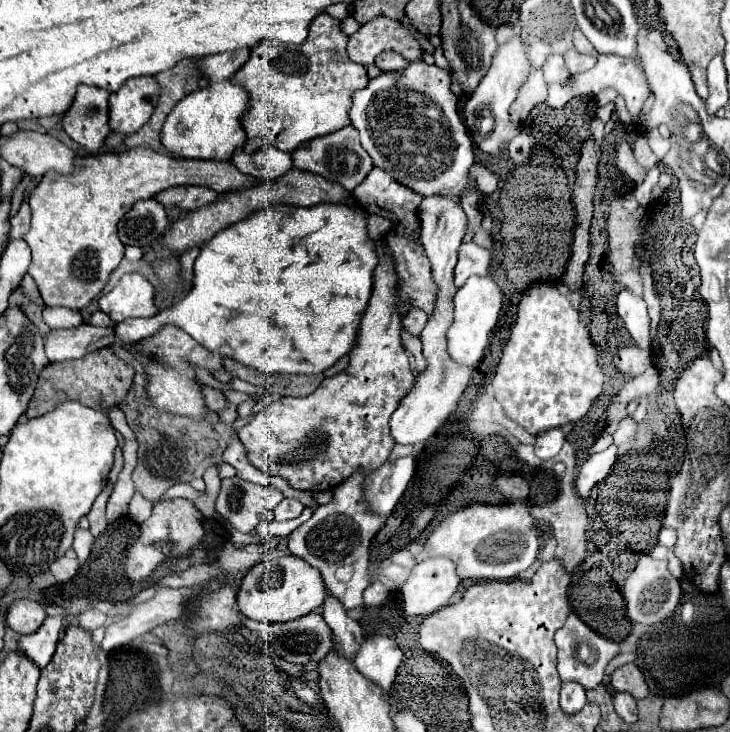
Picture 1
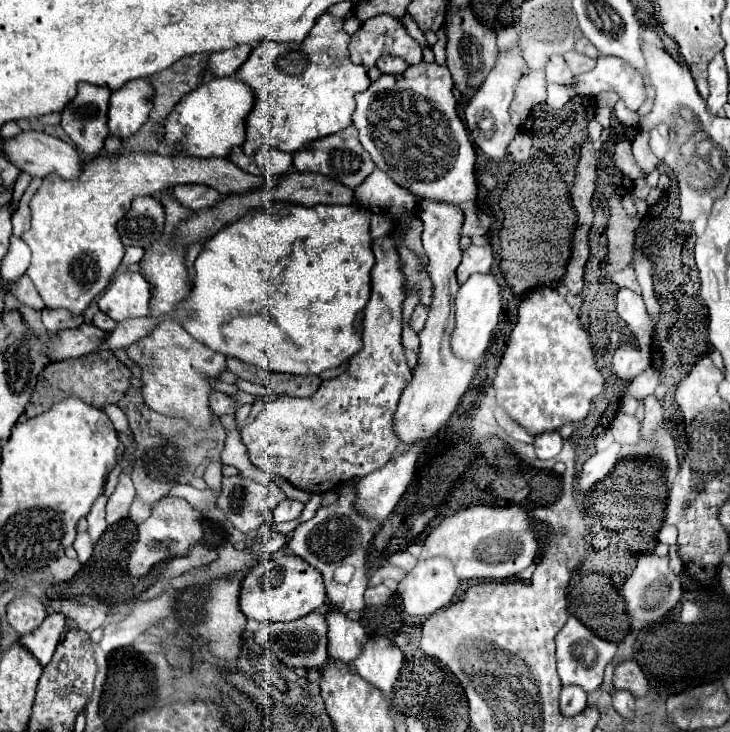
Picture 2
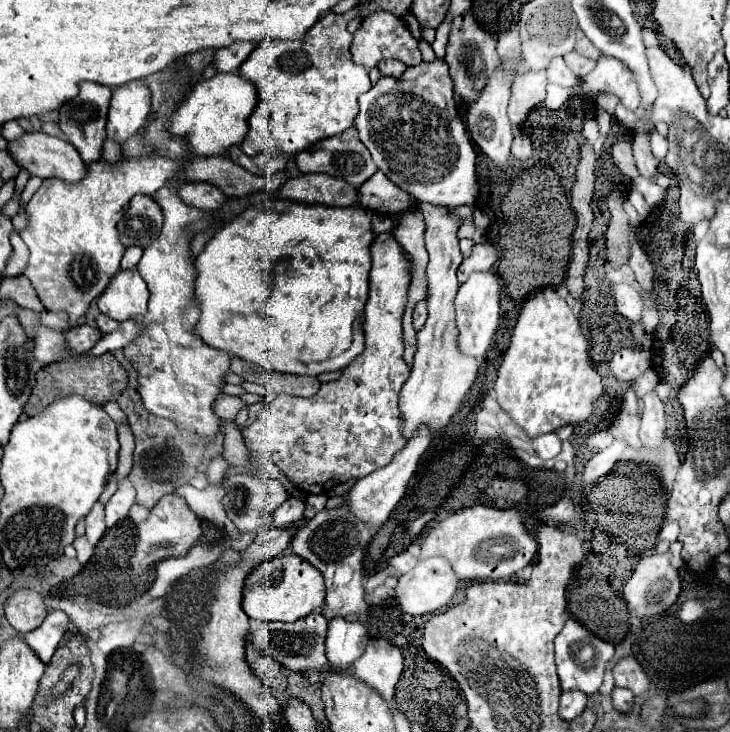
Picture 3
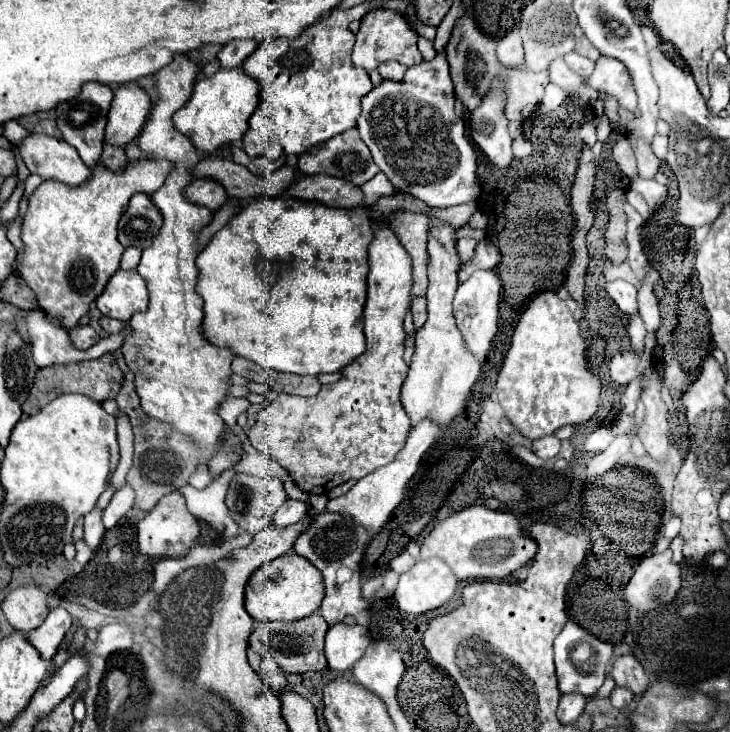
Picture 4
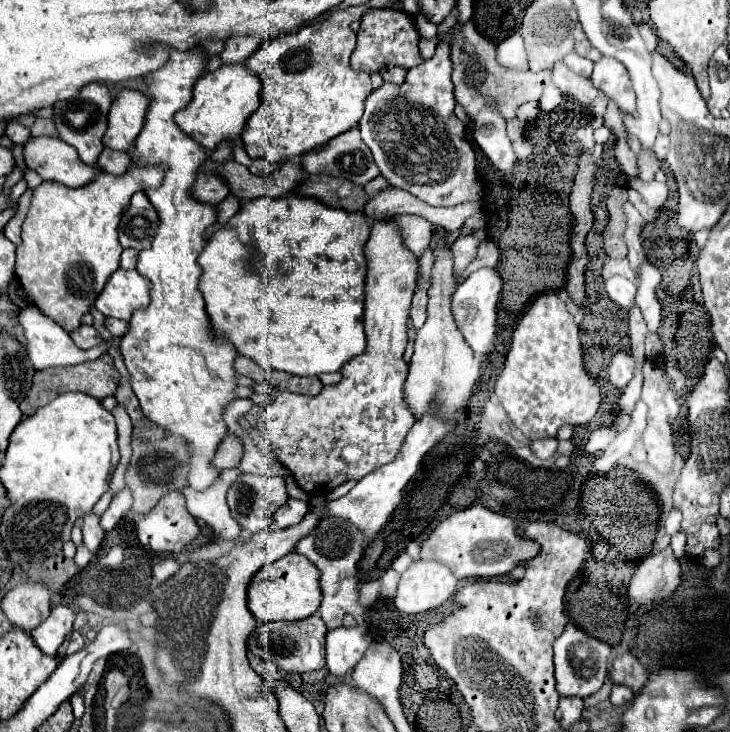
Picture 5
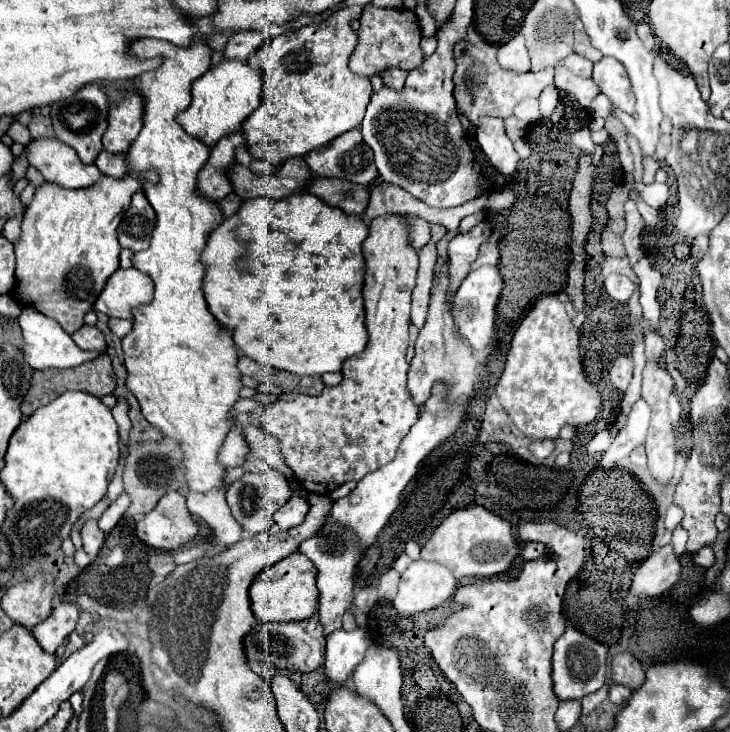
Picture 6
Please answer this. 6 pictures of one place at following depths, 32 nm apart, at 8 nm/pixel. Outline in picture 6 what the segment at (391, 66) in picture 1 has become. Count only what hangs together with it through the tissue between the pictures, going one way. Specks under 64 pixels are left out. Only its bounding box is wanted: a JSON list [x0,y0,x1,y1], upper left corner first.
[380,68,406,90]

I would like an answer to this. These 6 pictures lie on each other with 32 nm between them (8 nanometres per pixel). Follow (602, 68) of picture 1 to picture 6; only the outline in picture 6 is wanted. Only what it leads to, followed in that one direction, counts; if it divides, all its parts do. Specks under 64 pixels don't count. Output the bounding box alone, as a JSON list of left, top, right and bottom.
[592,58,634,114]

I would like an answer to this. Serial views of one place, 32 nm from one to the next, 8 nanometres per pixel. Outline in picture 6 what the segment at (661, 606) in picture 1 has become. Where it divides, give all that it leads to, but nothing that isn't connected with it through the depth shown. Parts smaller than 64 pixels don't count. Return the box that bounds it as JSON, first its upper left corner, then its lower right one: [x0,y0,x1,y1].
[630,546,680,598]

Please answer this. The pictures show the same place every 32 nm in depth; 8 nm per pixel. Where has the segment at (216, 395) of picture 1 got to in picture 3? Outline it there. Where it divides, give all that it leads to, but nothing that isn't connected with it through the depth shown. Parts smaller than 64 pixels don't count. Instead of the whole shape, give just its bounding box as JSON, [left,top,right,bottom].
[214,394,244,420]

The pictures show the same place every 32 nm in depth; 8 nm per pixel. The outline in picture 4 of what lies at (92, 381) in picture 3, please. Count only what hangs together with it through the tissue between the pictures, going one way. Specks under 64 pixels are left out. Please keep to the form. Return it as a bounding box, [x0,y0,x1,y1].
[22,354,124,416]

